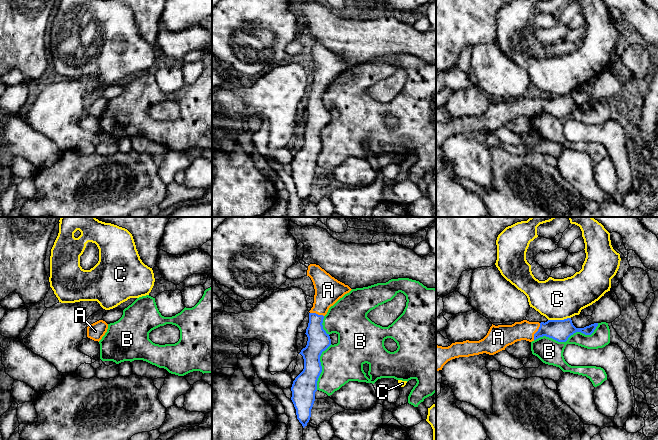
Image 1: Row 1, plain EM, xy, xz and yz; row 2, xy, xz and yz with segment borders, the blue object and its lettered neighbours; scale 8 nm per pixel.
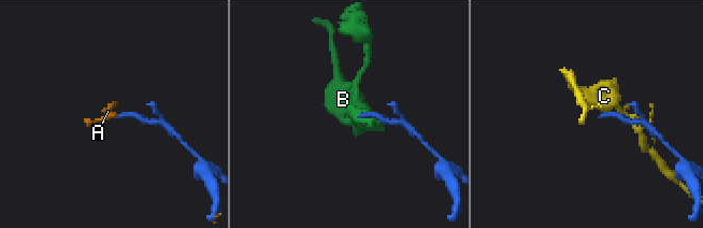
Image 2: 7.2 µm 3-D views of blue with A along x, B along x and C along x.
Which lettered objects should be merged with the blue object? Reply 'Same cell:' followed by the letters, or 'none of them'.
Same cell: A

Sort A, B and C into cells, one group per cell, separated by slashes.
A / B / C

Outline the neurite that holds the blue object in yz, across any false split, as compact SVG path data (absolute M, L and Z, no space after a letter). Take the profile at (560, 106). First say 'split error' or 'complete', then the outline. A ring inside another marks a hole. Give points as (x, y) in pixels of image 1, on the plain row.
split error | M571 94L564 96L548 96L547 98L529 98L523 96L512 101L492 100L487 111L479 117L463 117L452 119L448 123L436 121L436 147L442 146L450 136L459 133L469 133L479 130L494 131L517 117L532 118L546 112L558 118L566 118L576 108L591 111L598 99L584 104L576 104Z

